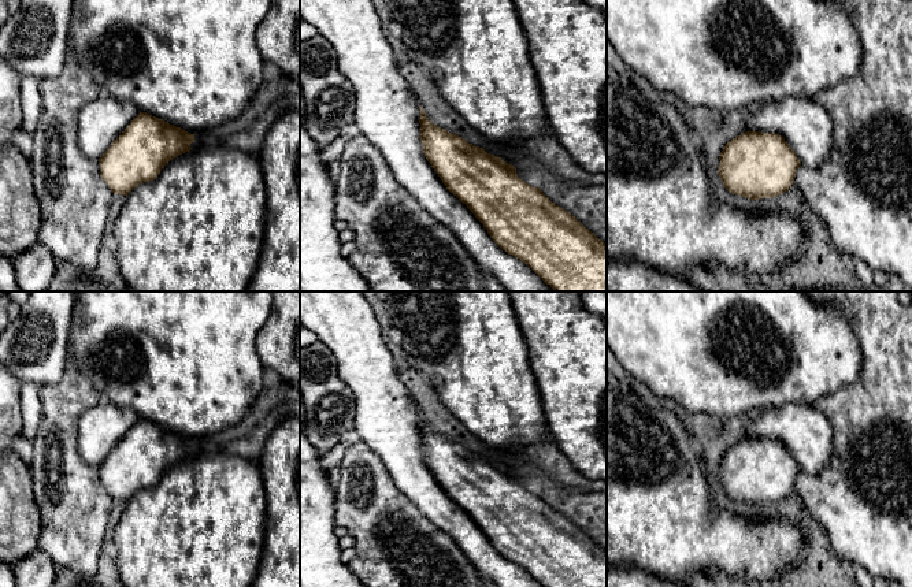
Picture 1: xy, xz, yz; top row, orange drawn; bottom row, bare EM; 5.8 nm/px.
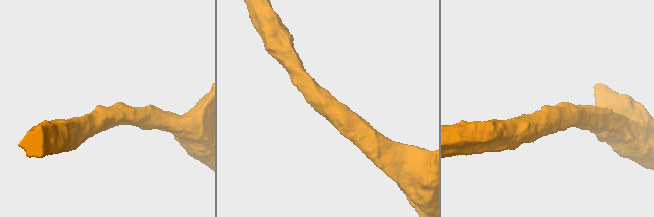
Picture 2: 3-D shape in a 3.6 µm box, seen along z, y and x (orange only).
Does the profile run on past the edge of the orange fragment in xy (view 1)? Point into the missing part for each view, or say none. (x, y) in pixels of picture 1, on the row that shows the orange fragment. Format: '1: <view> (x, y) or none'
1: none

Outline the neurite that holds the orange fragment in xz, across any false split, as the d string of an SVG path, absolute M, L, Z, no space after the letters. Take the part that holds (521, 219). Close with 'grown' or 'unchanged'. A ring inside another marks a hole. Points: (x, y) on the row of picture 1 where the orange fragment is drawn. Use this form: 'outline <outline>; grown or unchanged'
outline M420 109L420 141L426 160L455 194L487 230L492 239L508 255L529 265L555 291L607 291L607 245L570 212L552 203L541 189L522 181L516 168L483 148L431 123Z; unchanged

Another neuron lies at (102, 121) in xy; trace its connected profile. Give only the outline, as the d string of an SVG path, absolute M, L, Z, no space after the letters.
M100 94L78 114L79 149L89 159L100 159L138 114L140 109L133 103Z

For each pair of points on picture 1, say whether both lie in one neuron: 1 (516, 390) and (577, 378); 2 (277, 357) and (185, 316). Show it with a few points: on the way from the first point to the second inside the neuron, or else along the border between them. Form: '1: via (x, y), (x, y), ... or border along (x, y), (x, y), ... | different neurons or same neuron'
1: border along (529, 355), (529, 366), (545, 418) | different neurons
2: border along (269, 318), (256, 337), (256, 355), (264, 370) | different neurons

